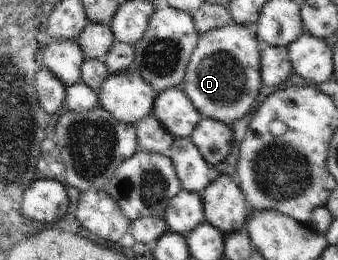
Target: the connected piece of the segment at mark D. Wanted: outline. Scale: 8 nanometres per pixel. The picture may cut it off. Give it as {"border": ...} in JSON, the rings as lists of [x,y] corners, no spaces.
{"border":[[[232,21],[222,28],[210,30],[200,35],[178,87],[188,94],[204,119],[214,118],[231,127],[256,106],[256,97],[262,87],[260,58],[263,47],[264,42],[250,25]]]}

